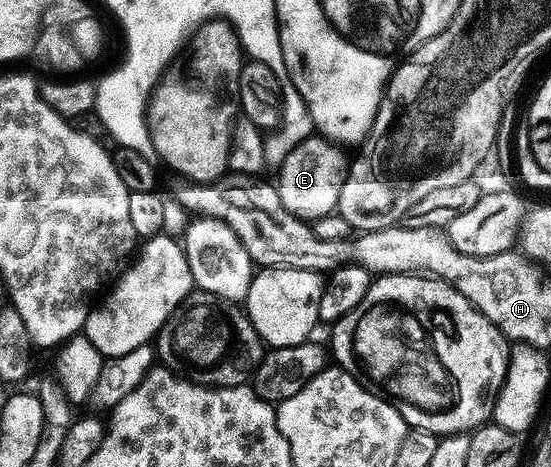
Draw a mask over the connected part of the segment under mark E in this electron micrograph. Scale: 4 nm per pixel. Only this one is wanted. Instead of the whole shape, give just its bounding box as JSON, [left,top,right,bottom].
[278,135,350,223]

